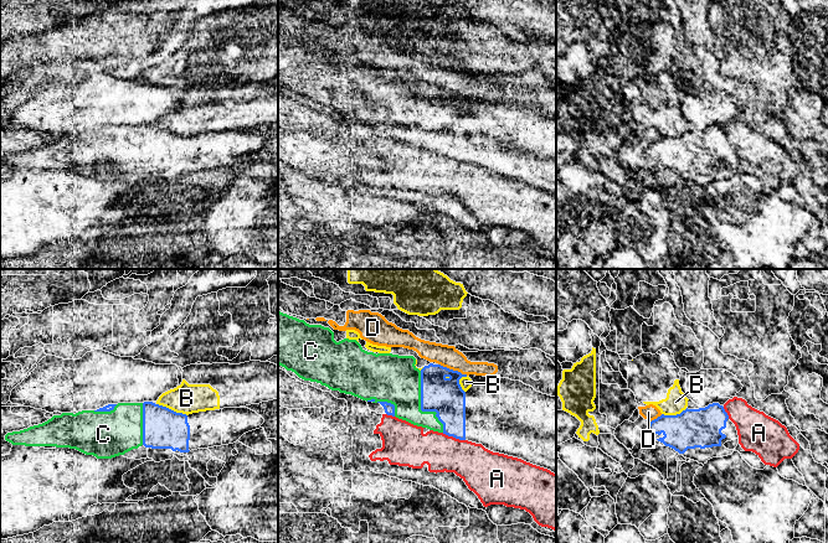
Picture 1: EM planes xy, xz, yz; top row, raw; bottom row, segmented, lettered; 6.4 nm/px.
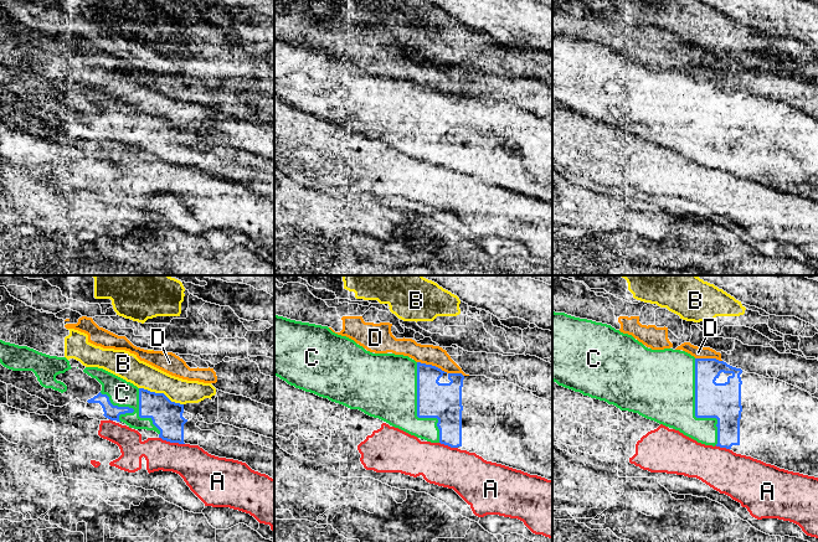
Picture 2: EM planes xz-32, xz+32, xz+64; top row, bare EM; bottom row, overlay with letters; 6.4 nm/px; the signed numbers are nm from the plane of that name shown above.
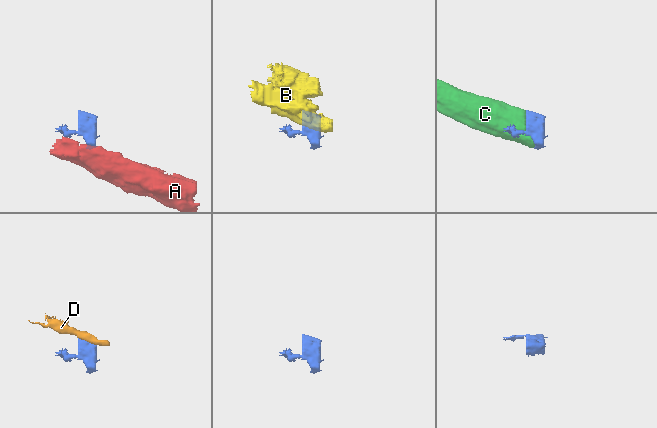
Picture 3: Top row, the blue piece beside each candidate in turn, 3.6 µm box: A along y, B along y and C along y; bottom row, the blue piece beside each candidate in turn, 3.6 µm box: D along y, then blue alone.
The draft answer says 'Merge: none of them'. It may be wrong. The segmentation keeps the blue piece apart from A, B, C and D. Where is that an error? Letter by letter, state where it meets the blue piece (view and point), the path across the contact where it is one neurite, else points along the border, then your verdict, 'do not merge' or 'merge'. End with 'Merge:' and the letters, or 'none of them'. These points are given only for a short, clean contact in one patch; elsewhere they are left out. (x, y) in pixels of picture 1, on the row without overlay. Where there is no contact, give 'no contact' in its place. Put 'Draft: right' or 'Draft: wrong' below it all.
A: meets blue in xz at (453, 159); do not merge
B: meets blue in xy at (170, 132); border along xy (157, 125), (186, 138); do not merge
C: meets blue in xz at (421, 129); merge
D: meets blue in xz at (452, 92); border along xz (438, 86), (467, 97); do not merge
Merge: C
Draft: wrong

